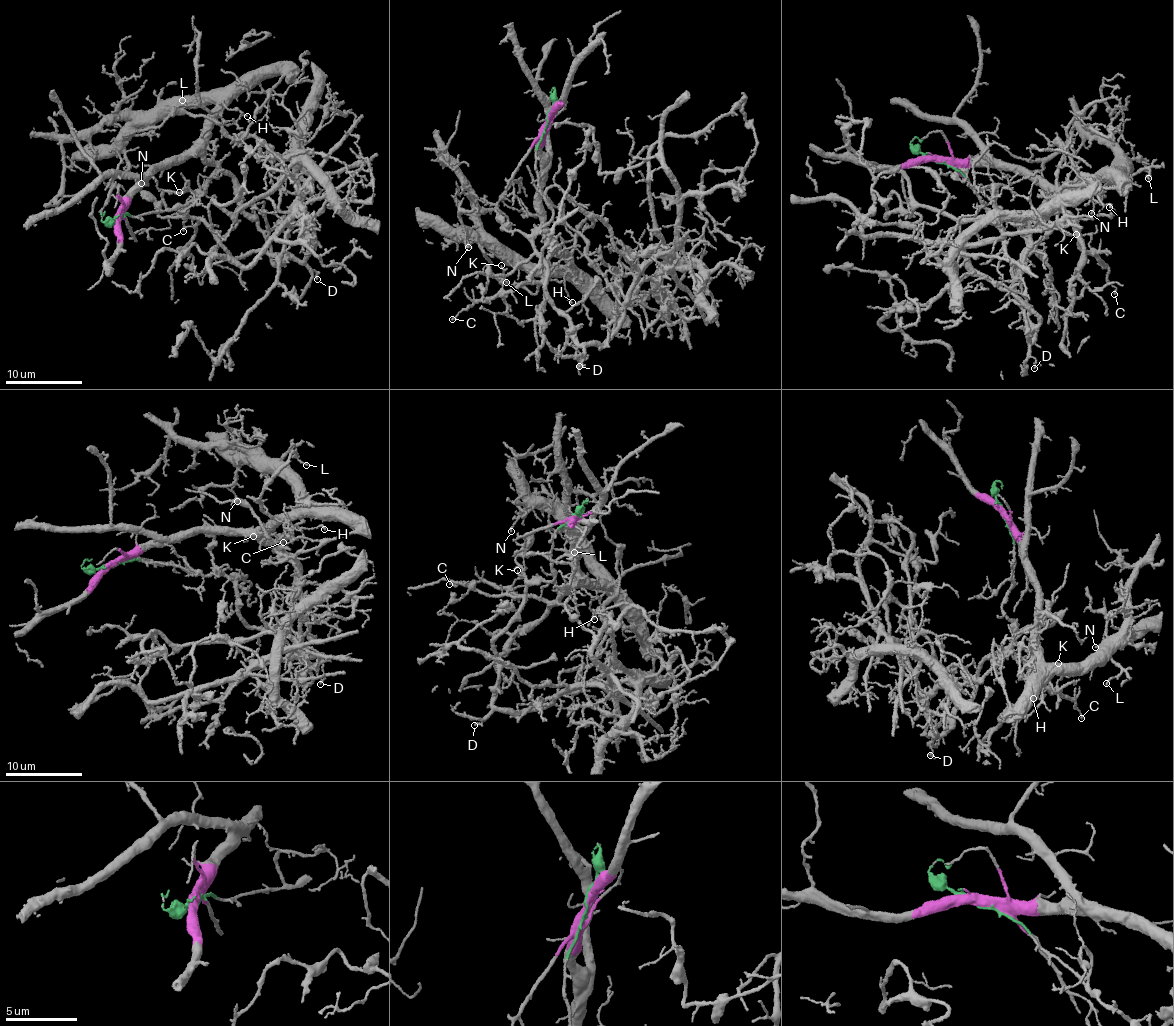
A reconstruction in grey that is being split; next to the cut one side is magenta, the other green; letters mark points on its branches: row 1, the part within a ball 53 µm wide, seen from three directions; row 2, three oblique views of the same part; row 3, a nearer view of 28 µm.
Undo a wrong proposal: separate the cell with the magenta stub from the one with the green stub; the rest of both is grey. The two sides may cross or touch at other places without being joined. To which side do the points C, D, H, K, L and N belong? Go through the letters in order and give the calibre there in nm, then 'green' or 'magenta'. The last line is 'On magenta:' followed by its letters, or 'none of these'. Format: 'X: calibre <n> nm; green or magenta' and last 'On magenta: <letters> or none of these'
C: calibre 130 nm; magenta
D: calibre 100 nm; green
H: calibre 190 nm; magenta
K: calibre 160 nm; magenta
L: calibre 120 nm; magenta
N: calibre 140 nm; magenta
On magenta: C, H, K, L, N

